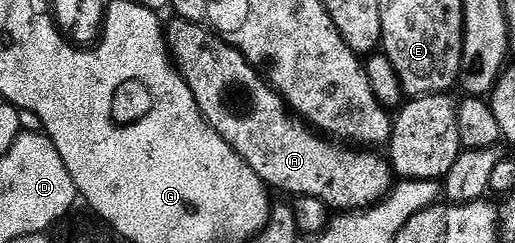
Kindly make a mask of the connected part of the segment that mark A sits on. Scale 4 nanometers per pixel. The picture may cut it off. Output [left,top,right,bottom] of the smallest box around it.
[166,16,394,212]

